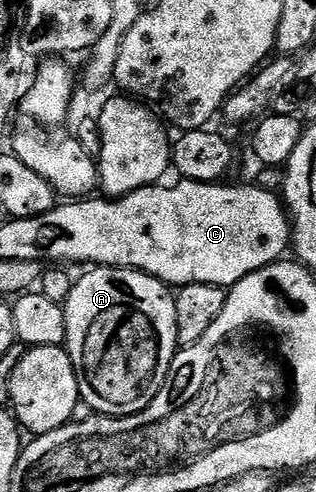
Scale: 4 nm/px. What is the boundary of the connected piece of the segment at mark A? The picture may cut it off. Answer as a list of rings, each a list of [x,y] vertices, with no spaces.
[[[99,266],[86,270],[89,271],[82,278],[78,277],[74,281],[71,292],[63,303],[65,323],[67,324],[64,349],[68,350],[69,359],[73,361],[73,367],[77,373],[81,402],[84,405],[89,405],[93,409],[90,411],[94,415],[126,418],[132,414],[137,414],[143,408],[147,408],[151,404],[151,400],[155,400],[158,392],[165,387],[165,383],[173,369],[173,357],[177,355],[179,349],[177,344],[177,317],[175,316],[177,299],[174,291],[166,286],[164,282],[159,281],[158,278],[152,278],[151,275],[145,274],[142,270],[126,270],[124,266]]]

